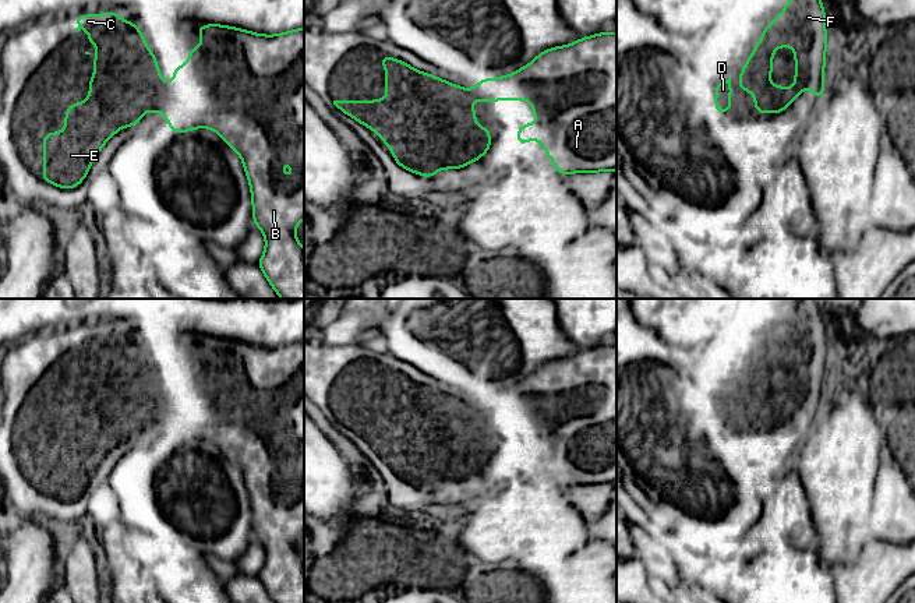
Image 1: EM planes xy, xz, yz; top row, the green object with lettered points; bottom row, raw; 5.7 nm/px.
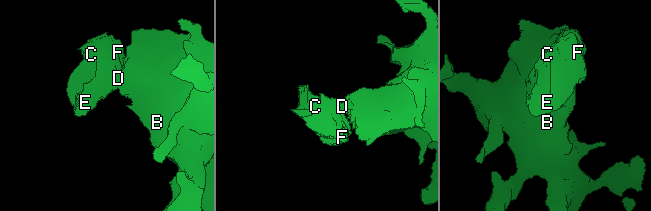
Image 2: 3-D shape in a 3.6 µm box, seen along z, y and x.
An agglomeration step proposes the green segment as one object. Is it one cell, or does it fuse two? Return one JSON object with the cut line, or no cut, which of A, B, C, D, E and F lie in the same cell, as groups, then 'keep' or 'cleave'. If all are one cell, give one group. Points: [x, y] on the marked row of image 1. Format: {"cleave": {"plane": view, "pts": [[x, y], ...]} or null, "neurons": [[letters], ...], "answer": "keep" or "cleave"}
{"cleave": null, "neurons": [["A", "B", "C", "D", "E", "F"]], "answer": "keep"}

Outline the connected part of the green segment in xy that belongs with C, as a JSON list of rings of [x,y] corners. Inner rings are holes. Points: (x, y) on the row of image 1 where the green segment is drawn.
[[[117,11],[103,13],[98,15],[82,14],[75,17],[74,20],[78,24],[75,32],[88,28],[89,43],[99,46],[99,50],[95,53],[93,60],[95,73],[89,78],[89,87],[92,89],[88,92],[86,102],[75,102],[73,106],[68,106],[66,109],[64,120],[66,127],[63,133],[46,133],[43,135],[43,176],[40,179],[64,190],[75,188],[86,177],[93,159],[96,158],[102,147],[107,142],[107,140],[123,127],[139,124],[141,116],[145,110],[149,110],[151,113],[158,113],[160,110],[165,119],[167,120],[170,130],[177,134],[187,133],[190,130],[201,127],[215,130],[218,135],[240,155],[247,179],[250,181],[252,198],[252,222],[261,229],[266,243],[265,251],[258,261],[258,267],[261,268],[265,278],[268,279],[268,282],[275,289],[279,297],[304,299],[304,248],[301,247],[294,234],[296,226],[304,219],[304,27],[279,35],[259,35],[251,31],[244,31],[227,25],[216,24],[208,24],[205,27],[198,25],[197,34],[204,39],[204,43],[201,46],[195,46],[192,50],[188,52],[187,64],[174,67],[174,77],[172,80],[172,84],[167,87],[160,78],[156,57],[148,49],[146,42],[137,24],[133,24],[127,20],[120,20]],[[285,159],[294,169],[287,181],[285,180],[280,168]]]

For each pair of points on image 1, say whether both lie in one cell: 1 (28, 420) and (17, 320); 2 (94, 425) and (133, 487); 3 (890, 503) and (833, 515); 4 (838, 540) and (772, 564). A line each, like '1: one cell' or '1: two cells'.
1: two cells
2: two cells
3: one cell
4: two cells

